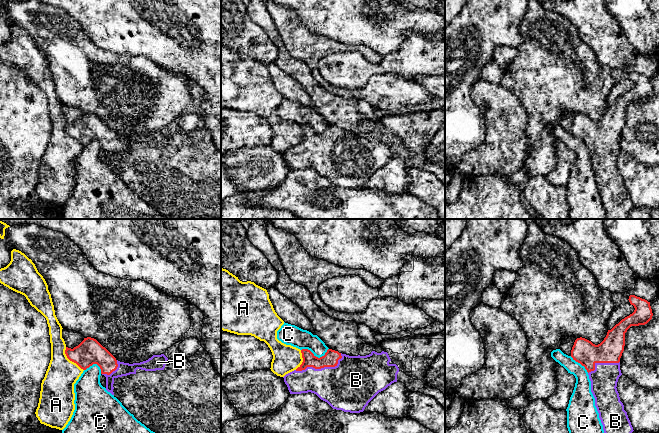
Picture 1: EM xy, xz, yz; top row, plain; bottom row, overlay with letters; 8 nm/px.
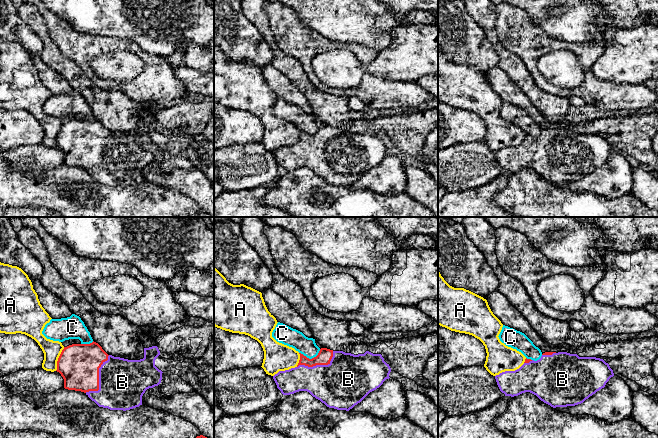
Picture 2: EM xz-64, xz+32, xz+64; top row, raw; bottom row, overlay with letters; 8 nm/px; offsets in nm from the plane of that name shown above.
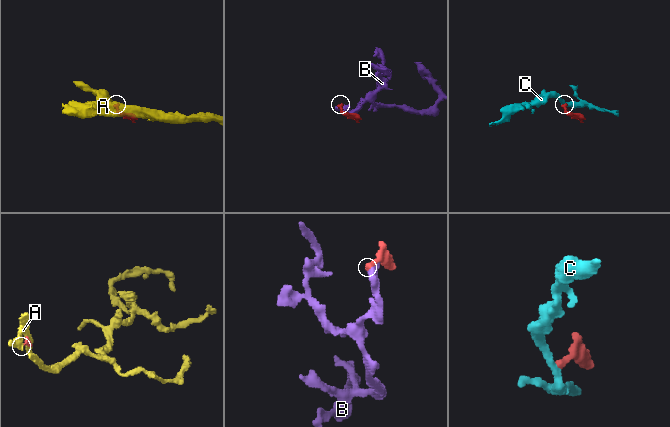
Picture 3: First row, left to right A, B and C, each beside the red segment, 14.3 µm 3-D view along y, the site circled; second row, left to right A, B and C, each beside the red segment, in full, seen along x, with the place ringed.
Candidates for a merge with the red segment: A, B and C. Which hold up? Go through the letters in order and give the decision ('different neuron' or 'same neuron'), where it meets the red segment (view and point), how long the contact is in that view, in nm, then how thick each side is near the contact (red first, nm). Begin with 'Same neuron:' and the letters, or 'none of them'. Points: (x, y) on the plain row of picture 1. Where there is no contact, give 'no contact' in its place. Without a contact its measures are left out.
Same neuron: B
A: different neuron; meets red in xy at (70, 136); contact 240 nm long; 200 nm thick on the red side, 280 nm on the other
B: same neuron; meets red in xz at (321, 143); contact 400 nm long; 120 nm thick on the red side, 380 nm on the other
C: different neuron; meets red in xz at (315, 132); contact 220 nm long; 120 nm thick on the red side, 160 nm on the other

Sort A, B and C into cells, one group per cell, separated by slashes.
A / B / C

